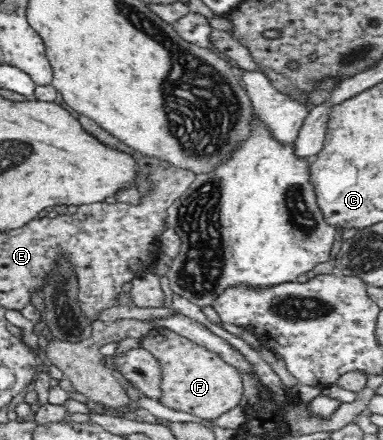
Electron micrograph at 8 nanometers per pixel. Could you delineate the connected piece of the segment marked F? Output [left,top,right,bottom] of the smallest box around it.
[139,328,243,420]

